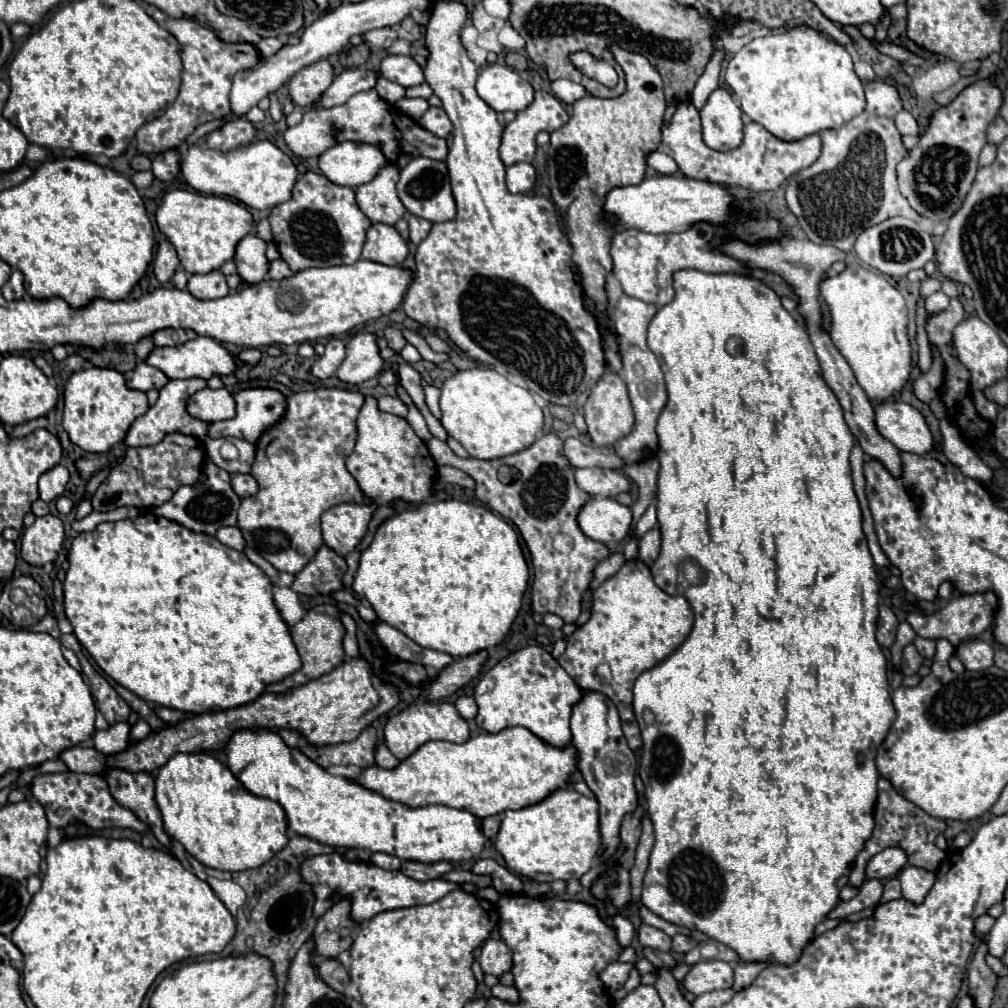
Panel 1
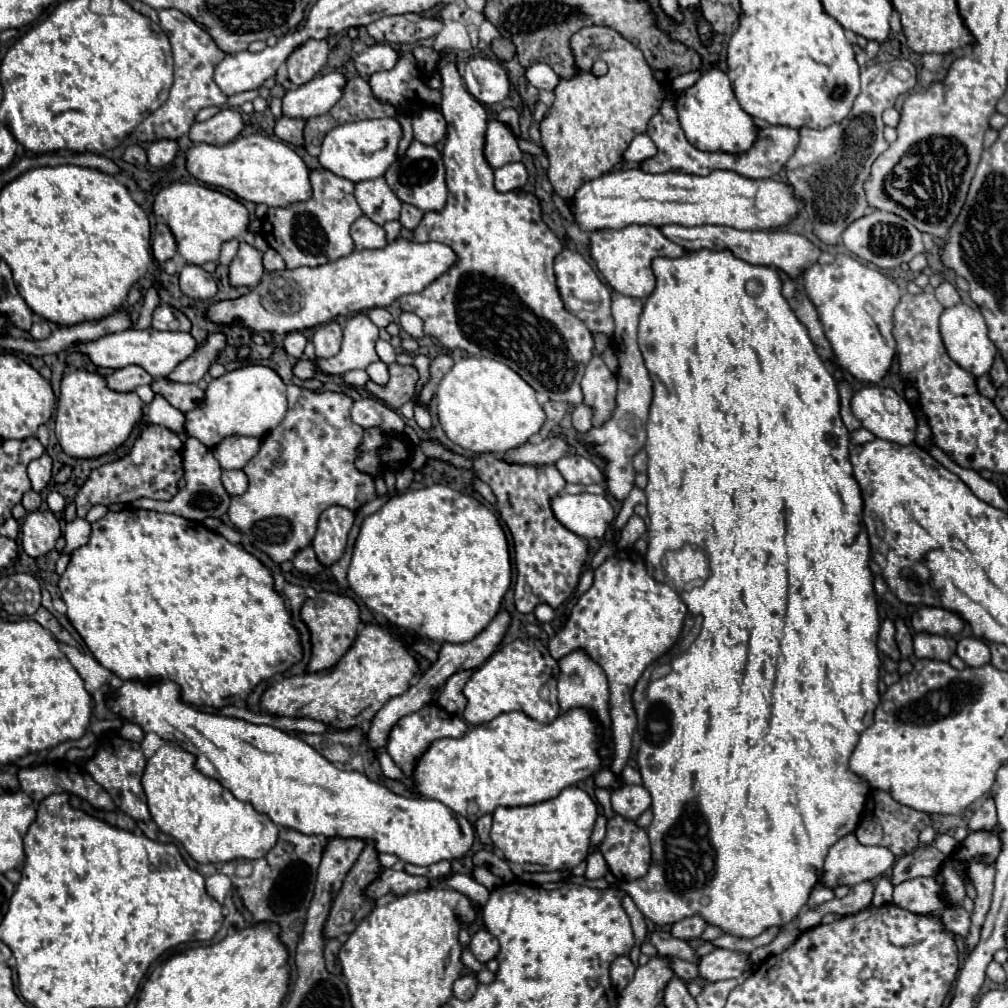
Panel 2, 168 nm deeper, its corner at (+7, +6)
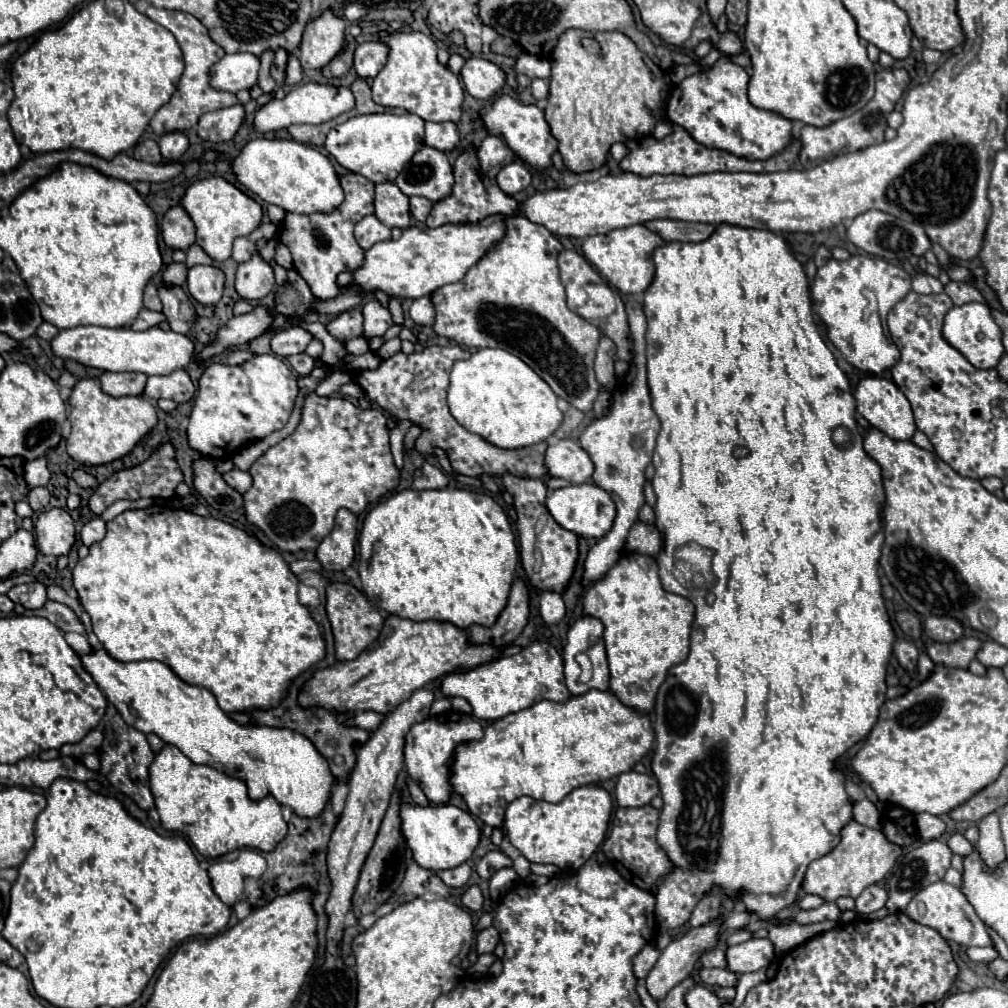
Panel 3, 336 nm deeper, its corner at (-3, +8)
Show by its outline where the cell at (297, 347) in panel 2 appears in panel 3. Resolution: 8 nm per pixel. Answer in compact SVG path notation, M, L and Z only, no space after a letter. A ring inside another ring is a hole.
M294 325L290 329L284 329L284 331L278 331L274 337L272 337L272 351L280 357L290 357L290 355L298 355L298 353L304 353L308 343L312 341L312 335L302 329L300 325Z

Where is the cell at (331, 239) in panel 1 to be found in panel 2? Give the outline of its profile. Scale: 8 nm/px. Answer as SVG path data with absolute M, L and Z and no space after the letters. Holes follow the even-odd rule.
M326 169L310 173L314 195L306 203L294 203L290 207L268 209L266 219L262 219L262 235L272 249L276 249L286 269L296 267L318 267L336 261L354 251L354 241L350 237L350 225L362 217L362 211L354 199L354 183L338 177Z

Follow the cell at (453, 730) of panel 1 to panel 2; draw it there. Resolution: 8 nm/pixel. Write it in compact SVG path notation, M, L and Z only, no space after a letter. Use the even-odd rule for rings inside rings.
M430 703L422 707L420 711L402 717L390 731L390 739L386 745L386 751L394 759L394 763L404 771L406 777L412 777L414 773L414 763L420 759L420 755L430 747L432 741L442 739L442 737L462 737L468 731L466 721L462 721L458 715L448 715L442 707Z

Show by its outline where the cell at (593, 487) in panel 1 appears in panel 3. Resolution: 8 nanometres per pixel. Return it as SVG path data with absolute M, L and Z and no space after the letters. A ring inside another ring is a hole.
M558 439L546 451L548 475L570 483L586 483L594 475L594 463L574 439Z

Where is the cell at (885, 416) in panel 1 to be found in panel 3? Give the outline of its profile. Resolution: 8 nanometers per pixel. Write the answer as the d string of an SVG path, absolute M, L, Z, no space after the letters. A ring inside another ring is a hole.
M866 377L860 381L854 397L856 397L858 413L866 421L870 421L870 425L874 429L880 429L888 437L900 439L900 441L908 441L916 433L916 423L914 423L910 401L904 397L904 393L898 389L898 385L894 385L894 381L888 381L882 377L870 377L870 379Z

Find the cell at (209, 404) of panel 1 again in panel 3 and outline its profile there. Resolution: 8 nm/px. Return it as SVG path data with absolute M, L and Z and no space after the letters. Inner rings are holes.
M178 369L170 375L164 377L148 377L146 389L142 395L146 395L148 399L172 399L176 403L186 403L194 397L196 387L190 379L190 375L184 369Z

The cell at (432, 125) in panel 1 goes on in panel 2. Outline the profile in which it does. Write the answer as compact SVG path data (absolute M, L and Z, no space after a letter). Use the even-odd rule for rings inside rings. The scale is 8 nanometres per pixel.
M424 109L418 115L414 115L412 129L414 129L414 139L424 145L436 145L446 137L446 121L442 113L432 109Z

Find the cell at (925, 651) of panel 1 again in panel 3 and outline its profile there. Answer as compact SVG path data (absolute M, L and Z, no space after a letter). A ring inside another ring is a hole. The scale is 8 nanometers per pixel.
M964 637L952 643L930 643L928 657L934 663L946 667L962 667L966 669L968 663L976 657L976 651L982 647L982 641L976 637Z

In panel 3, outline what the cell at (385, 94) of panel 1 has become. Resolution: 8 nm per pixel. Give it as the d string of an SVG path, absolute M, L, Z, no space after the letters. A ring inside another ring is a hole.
M418 31L380 33L380 39L390 47L386 67L374 77L372 97L378 105L400 107L420 115L424 121L458 121L464 99L462 85L448 67L436 59L436 43Z

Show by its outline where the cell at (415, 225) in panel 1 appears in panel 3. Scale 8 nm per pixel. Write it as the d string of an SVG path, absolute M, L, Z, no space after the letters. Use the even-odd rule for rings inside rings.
M410 197L410 213L418 223L424 223L432 211L432 203L424 197Z

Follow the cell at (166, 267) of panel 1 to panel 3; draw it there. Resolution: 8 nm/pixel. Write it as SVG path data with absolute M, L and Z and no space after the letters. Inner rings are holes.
M178 205L172 207L162 219L162 239L170 249L186 251L194 245L194 223L188 213Z

